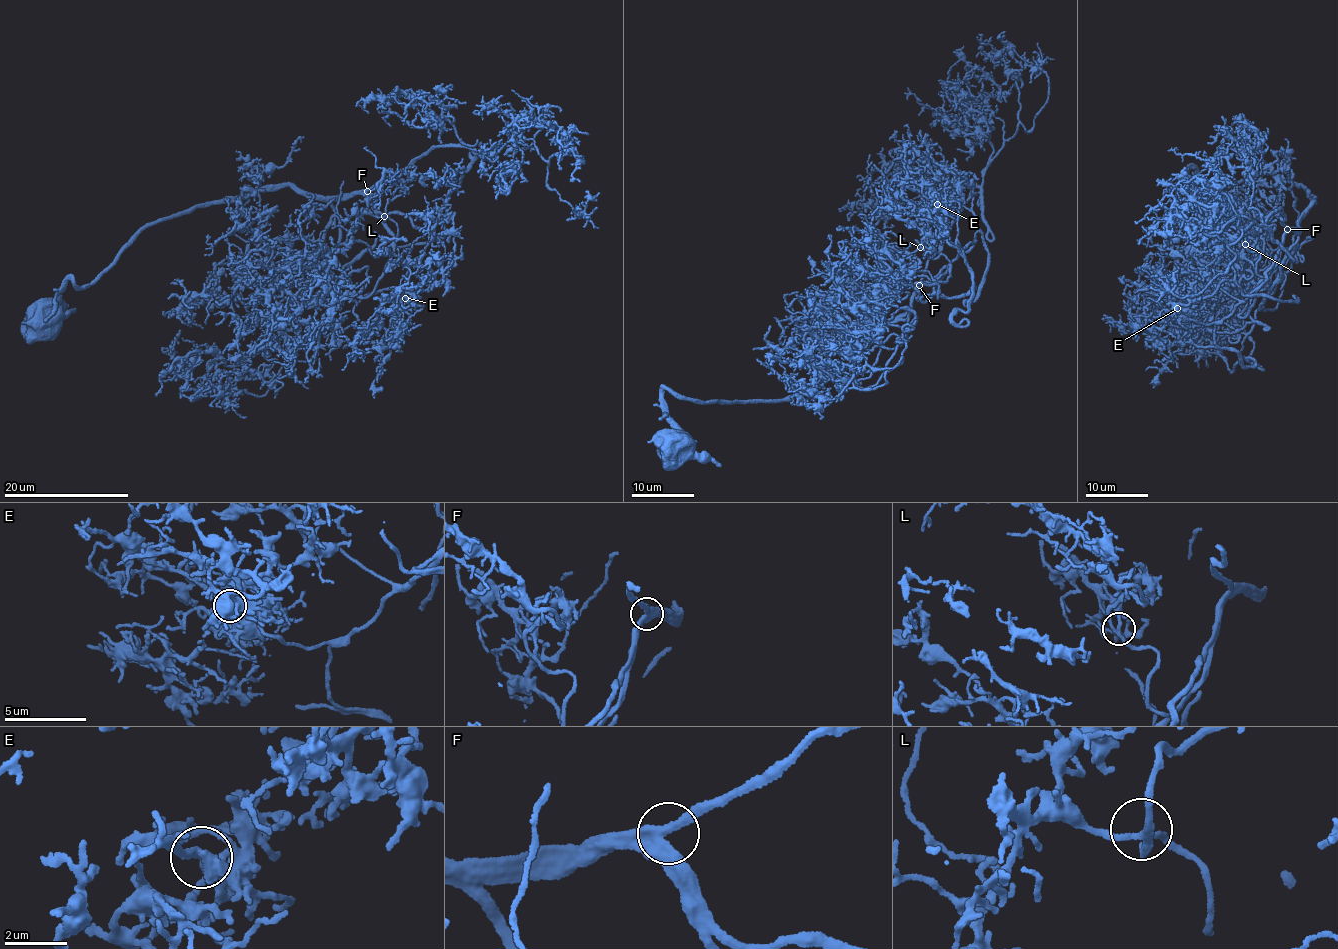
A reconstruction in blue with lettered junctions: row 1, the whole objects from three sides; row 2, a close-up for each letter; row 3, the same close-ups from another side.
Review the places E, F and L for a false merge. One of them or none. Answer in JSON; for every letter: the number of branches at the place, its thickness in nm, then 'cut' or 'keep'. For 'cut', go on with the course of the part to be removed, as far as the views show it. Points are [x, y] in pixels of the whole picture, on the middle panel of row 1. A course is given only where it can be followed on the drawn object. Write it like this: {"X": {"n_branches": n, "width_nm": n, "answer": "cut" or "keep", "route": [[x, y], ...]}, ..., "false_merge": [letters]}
{"E": {"n_branches": 3, "width_nm": 340, "answer": "keep"}, "F": {"n_branches": 3, "width_nm": 340, "answer": "keep"}, "L": {"n_branches": 3, "width_nm": 200, "answer": "keep"}, "false_merge": []}

